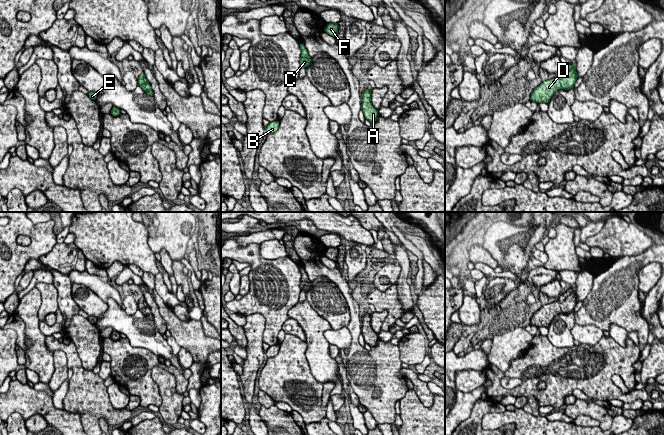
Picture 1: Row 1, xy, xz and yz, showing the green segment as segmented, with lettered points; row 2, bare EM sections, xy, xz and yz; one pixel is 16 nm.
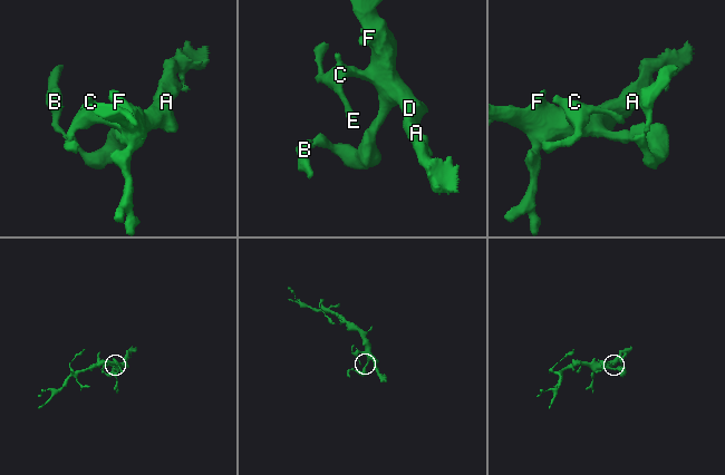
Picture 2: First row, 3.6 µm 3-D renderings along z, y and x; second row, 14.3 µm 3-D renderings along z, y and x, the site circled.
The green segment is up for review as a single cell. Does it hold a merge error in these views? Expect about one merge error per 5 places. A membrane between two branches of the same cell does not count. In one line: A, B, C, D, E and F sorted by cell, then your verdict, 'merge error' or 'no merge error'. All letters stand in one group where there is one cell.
A B C D E F; no merge error

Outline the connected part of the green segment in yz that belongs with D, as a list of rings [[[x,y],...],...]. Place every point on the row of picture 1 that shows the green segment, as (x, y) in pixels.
[[[576,62],[560,72],[558,77],[549,79],[537,86],[531,94],[530,100],[536,103],[549,103],[551,97],[559,90],[569,90],[574,87],[578,79]]]

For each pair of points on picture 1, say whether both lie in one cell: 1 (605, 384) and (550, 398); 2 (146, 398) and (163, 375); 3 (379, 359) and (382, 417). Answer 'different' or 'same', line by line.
1: same
2: different
3: same

